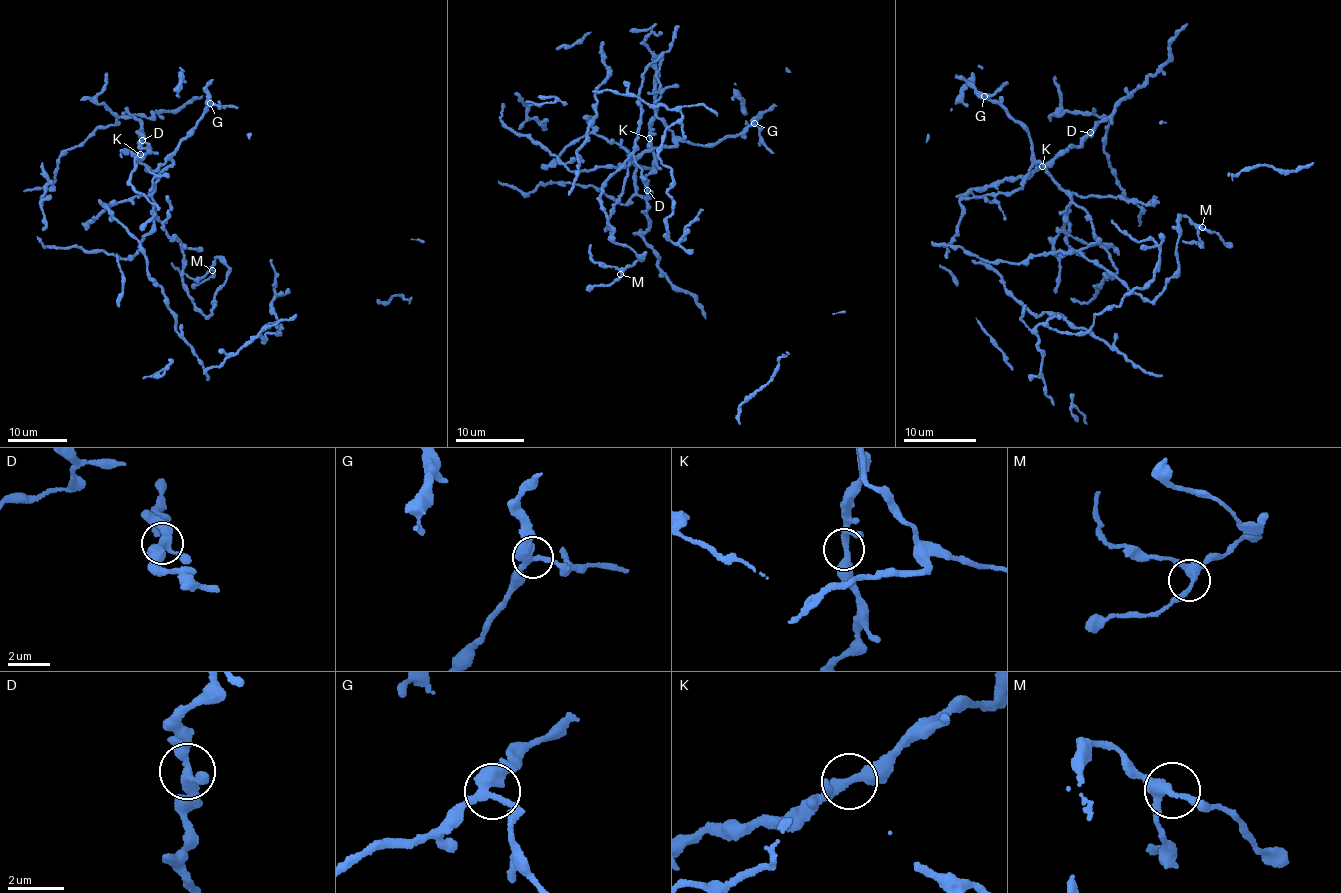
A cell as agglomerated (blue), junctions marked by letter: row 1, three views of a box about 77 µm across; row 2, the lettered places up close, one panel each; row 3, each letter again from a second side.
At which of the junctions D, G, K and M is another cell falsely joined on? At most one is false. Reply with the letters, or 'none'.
none

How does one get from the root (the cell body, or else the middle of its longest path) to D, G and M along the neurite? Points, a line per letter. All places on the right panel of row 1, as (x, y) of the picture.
D: (991, 262), (961, 247), (940, 245), (948, 252), (945, 245), (957, 232), (961, 201), (1050, 164), (1089, 133)
G: (991, 262), (940, 245), (948, 252), (961, 201), (1013, 192), (1031, 165), (1026, 131), (984, 96)
M: (991, 262), (1077, 251), (1155, 302), (1178, 266), (1178, 221), (1183, 215), (1202, 227)

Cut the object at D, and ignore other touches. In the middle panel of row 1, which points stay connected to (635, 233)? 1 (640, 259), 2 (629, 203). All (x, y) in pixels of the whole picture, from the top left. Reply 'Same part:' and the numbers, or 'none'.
Same part: none

